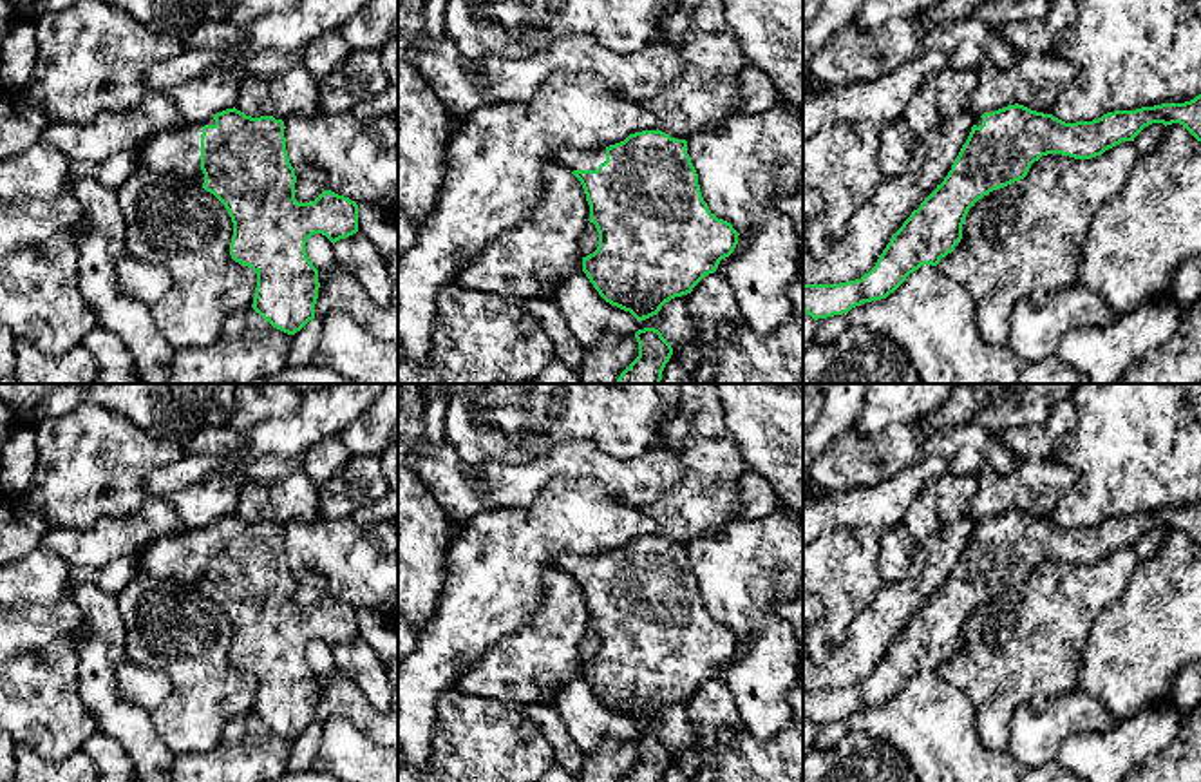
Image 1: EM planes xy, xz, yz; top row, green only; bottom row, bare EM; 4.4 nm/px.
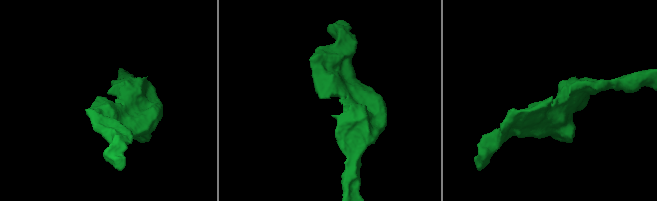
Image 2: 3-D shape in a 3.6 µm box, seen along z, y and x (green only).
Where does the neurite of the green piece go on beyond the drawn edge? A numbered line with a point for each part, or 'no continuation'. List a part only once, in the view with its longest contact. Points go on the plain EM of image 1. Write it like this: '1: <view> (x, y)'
1: xy (178, 556)

